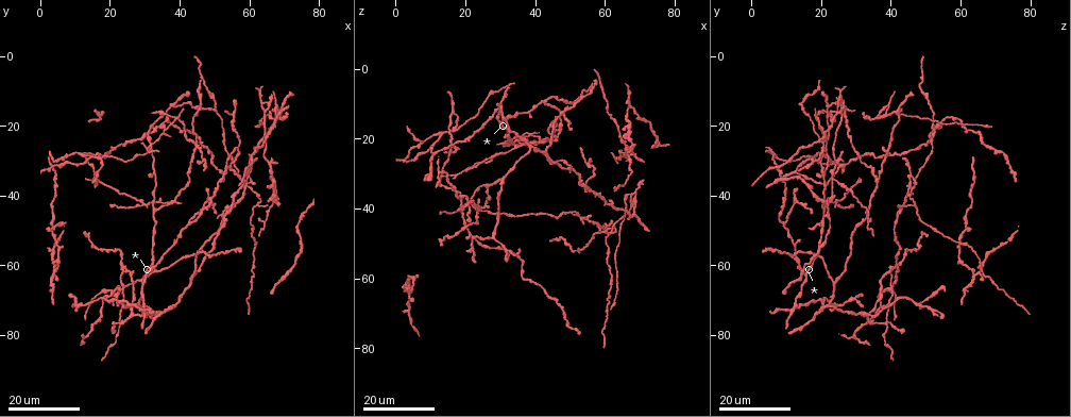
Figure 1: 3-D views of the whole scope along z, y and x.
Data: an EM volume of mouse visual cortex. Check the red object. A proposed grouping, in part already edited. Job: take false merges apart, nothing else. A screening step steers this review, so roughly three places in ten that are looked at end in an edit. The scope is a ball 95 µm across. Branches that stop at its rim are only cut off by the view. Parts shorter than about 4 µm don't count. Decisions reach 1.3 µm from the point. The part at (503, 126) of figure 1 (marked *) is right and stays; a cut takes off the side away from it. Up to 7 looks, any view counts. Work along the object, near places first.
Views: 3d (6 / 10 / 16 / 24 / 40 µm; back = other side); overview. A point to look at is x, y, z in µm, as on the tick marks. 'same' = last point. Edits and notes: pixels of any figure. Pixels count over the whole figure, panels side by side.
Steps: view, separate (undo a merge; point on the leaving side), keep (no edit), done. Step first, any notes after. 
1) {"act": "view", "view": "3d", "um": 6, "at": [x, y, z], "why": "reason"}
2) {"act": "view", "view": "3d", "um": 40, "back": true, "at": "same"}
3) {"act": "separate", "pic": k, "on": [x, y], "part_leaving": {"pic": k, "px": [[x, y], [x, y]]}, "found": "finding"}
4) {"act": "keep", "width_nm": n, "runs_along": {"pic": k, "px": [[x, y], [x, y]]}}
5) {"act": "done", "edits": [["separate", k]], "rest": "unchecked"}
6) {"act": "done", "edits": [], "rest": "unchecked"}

{"act": "view", "view": "3d", "um": 16, "at": [21.0, 67.0, 38.0]}

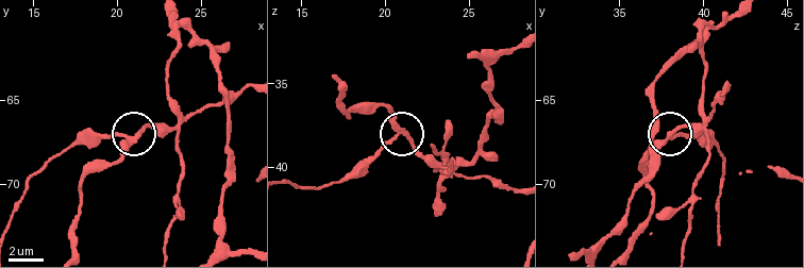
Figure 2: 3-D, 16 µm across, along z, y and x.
{"act": "view", "view": "3d", "um": 10, "at": [20.6, 67.4, 37.9]}

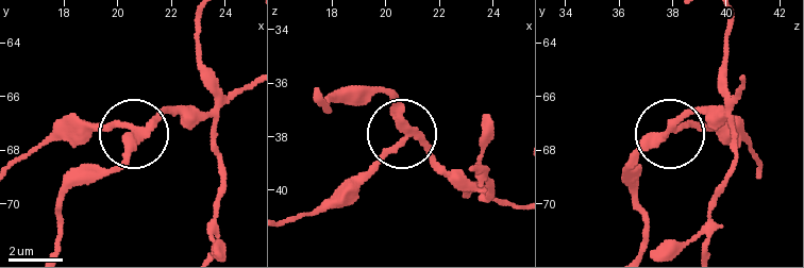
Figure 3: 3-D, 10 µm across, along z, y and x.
{"act": "separate", "pic": 3, "on": [109, 127], "side_arm_um": 15, "part_leaving": {"pic": 3, "px": [[132, 128], [65, 128], [17, 157]]}, "found": "two neurons meet here"}

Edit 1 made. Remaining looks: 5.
{"act": "view", "view": "overview"}

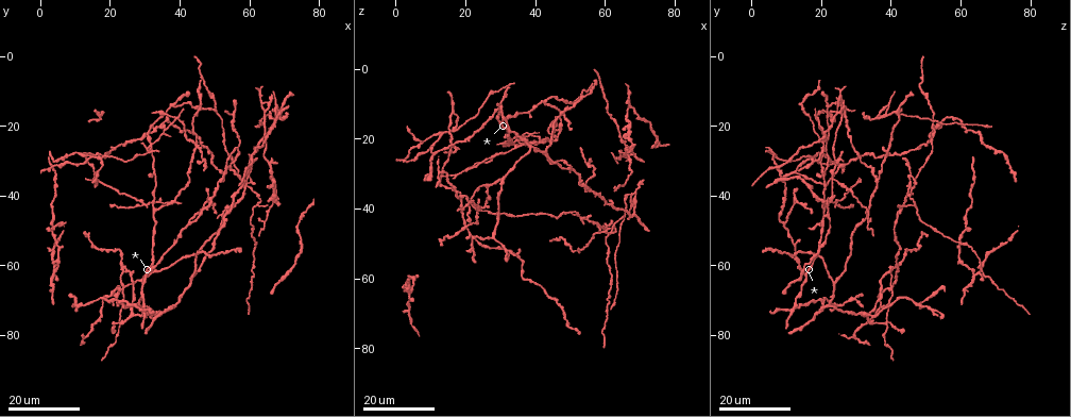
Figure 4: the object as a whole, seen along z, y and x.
{"act": "view", "view": "3d", "um": 24, "at": [69.0, 15.5, 41.5], "why": "four or more arms meet"}

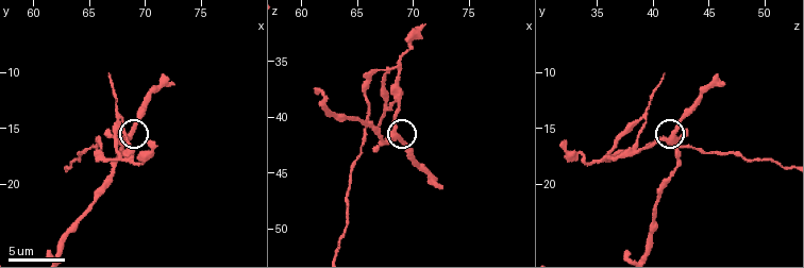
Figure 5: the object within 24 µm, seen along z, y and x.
{"act": "view", "view": "3d", "um": 10, "at": [68.4, 16.0, 41.2]}

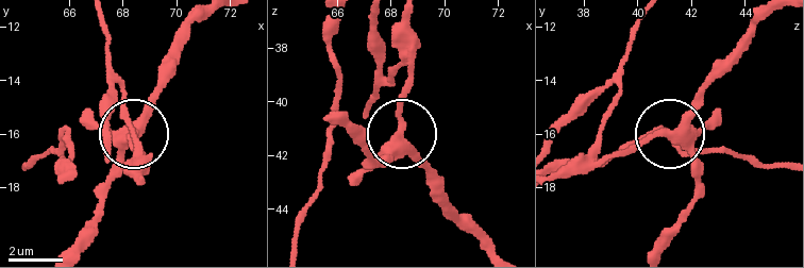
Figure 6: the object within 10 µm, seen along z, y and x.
{"act": "keep", "width_nm": 350, "found": "continuous, no second neuron"}

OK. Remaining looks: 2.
{"act": "view", "view": "3d", "um": 10, "at": [68.2, 17.8, 35.8], "why": "four arms meet"}

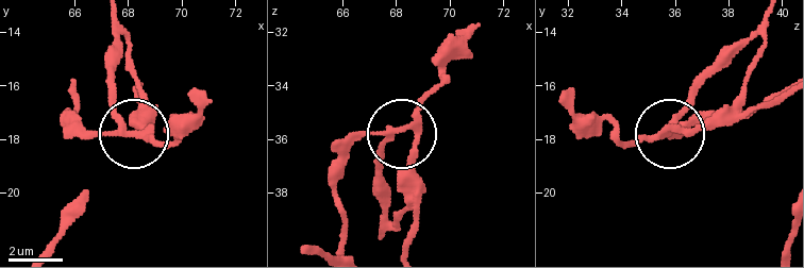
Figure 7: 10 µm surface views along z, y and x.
{"act": "keep", "side_arm_um": 5, "runs_along": {"pic": 7, "px": [[784, 93], [756, 105], [722, 109], [694, 127], [615, 140]]}, "found": "continuous, no second neuron"}

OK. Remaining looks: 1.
{"act": "done", "edits": [["separate", 3]], "rest": "unchecked"}

